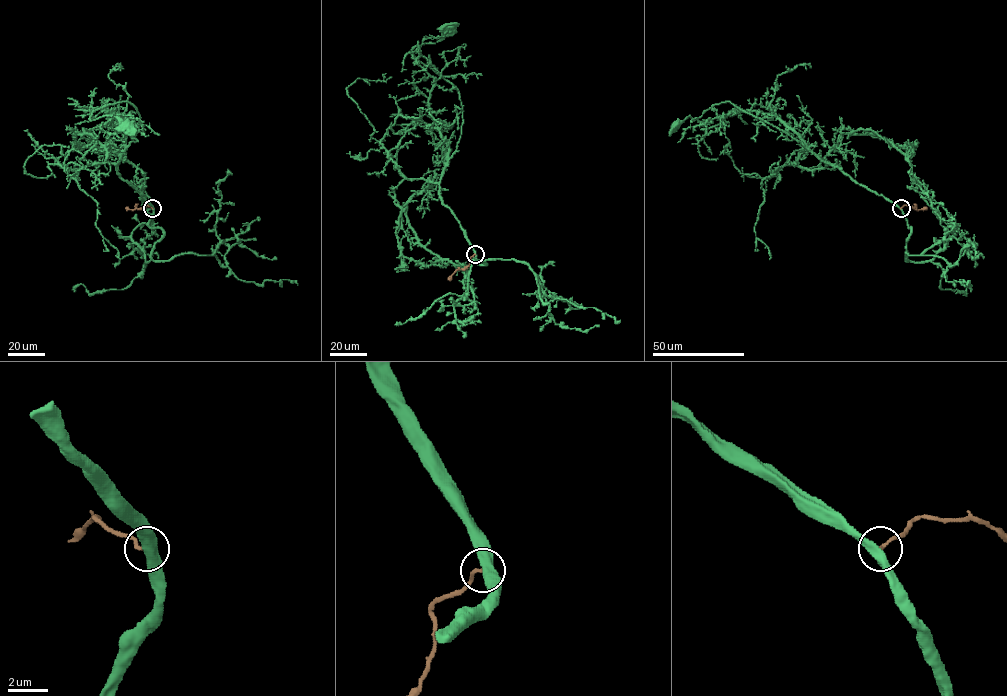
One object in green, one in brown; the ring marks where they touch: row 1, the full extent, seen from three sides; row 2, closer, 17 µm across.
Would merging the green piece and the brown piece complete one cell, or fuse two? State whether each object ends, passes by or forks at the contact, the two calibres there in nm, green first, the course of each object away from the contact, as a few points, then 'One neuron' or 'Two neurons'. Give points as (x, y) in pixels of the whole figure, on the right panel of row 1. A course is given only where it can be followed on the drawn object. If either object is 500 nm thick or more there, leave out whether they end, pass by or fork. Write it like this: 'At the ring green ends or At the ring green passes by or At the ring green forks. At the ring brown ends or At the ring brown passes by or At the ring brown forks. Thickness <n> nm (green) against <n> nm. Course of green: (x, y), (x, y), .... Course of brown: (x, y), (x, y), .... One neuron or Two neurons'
At the ring green passes by. At the ring brown ends. Thickness 480 nm (green) against 180 nm. Course of green: (900, 208), (728, 101), (715, 104), (694, 120), (689, 115), (674, 126). Course of brown: (901, 208), (904, 205), (917, 210), (926, 207). Two neurons

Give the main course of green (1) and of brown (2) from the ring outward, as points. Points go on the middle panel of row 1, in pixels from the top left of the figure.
1: (475, 254), (440, 196), (441, 173), (460, 138), (459, 92), (412, 51), (435, 42), (447, 27)
2: (475, 254), (469, 264), (458, 269), (448, 280)

